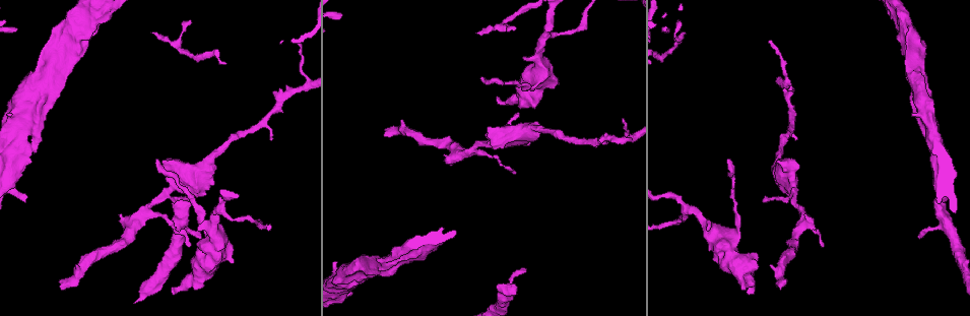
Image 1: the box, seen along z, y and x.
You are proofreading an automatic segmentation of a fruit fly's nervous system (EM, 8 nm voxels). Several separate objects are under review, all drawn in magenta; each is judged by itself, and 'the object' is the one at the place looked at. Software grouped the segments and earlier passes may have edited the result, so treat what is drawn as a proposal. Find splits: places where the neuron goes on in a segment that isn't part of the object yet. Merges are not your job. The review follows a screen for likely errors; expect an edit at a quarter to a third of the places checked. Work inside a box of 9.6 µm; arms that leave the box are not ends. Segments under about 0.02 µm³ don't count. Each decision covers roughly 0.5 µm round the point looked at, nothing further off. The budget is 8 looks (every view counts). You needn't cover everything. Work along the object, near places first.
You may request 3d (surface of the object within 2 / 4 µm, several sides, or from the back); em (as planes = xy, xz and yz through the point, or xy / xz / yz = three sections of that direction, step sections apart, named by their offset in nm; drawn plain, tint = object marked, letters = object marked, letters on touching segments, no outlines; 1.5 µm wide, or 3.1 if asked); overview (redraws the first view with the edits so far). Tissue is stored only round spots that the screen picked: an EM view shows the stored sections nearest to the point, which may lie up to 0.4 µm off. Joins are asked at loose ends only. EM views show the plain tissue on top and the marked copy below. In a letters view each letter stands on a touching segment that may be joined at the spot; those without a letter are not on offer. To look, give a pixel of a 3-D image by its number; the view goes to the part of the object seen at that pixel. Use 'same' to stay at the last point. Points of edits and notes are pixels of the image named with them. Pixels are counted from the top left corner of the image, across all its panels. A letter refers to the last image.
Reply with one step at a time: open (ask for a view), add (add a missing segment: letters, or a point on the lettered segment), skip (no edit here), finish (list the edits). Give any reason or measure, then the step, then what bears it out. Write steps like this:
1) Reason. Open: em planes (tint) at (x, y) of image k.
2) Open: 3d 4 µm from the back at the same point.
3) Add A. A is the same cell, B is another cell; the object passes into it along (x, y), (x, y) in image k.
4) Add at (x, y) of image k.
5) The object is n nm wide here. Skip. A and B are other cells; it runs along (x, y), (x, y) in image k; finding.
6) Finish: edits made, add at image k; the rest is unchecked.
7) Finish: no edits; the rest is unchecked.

Long arm stops here. Open: em planes (letters) at (726, 160) of image 1.

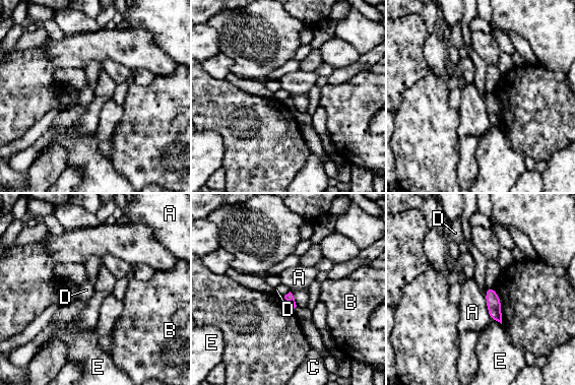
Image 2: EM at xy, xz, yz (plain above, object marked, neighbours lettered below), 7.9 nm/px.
Skip. A, B, C, D and E are other cells; a border runs along (488, 287), (485, 295) in image 2; none of them fits.

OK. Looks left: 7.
Open: 3d 2 µm at (935, 202) of image 1.

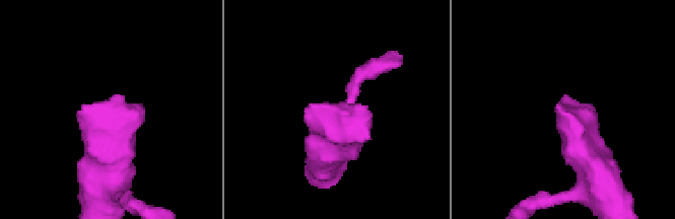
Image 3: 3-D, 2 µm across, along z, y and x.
Need the tissue. Open: em yz step 8 (letters) at (554, 107) of image 3.

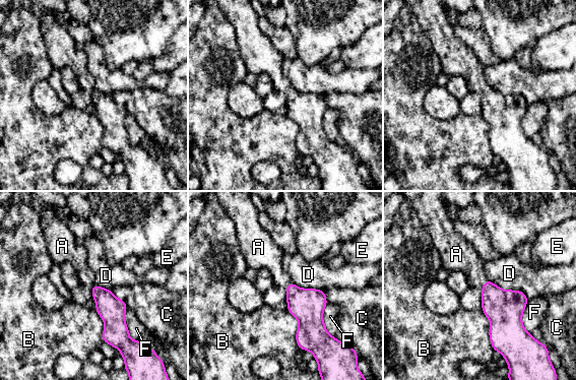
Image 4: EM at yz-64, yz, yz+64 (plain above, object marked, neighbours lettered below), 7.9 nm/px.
Add A. A is the same cell, B, C, D, E and F are other cells; the object passes into it along (504, 309), (483, 286), (465, 259) in image 4; the neuron continues.

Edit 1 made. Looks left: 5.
Open: overview.

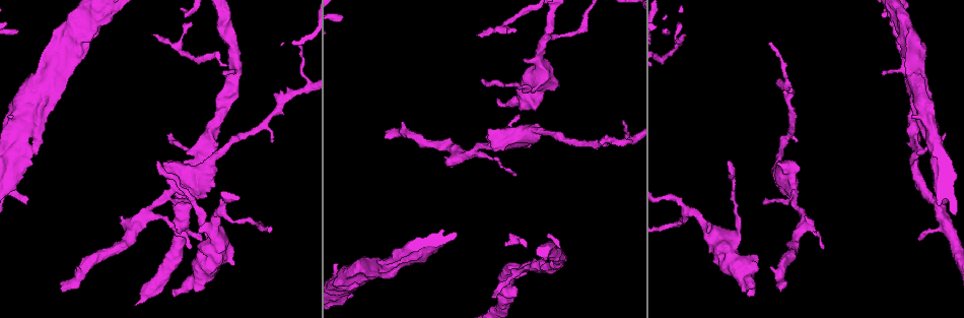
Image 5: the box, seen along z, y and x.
An open end. Open: em planes (letters) at (26, 204) of image 5.

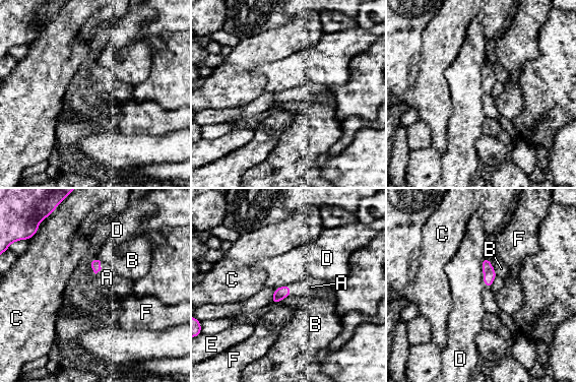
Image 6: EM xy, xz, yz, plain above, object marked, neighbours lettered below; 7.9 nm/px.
Add A. A is the same cell, B, C, D, E and F are other cells; it goes on there.

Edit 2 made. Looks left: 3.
Finish: edits made, add at image 4, add at image 6; the rest is unchecked.

